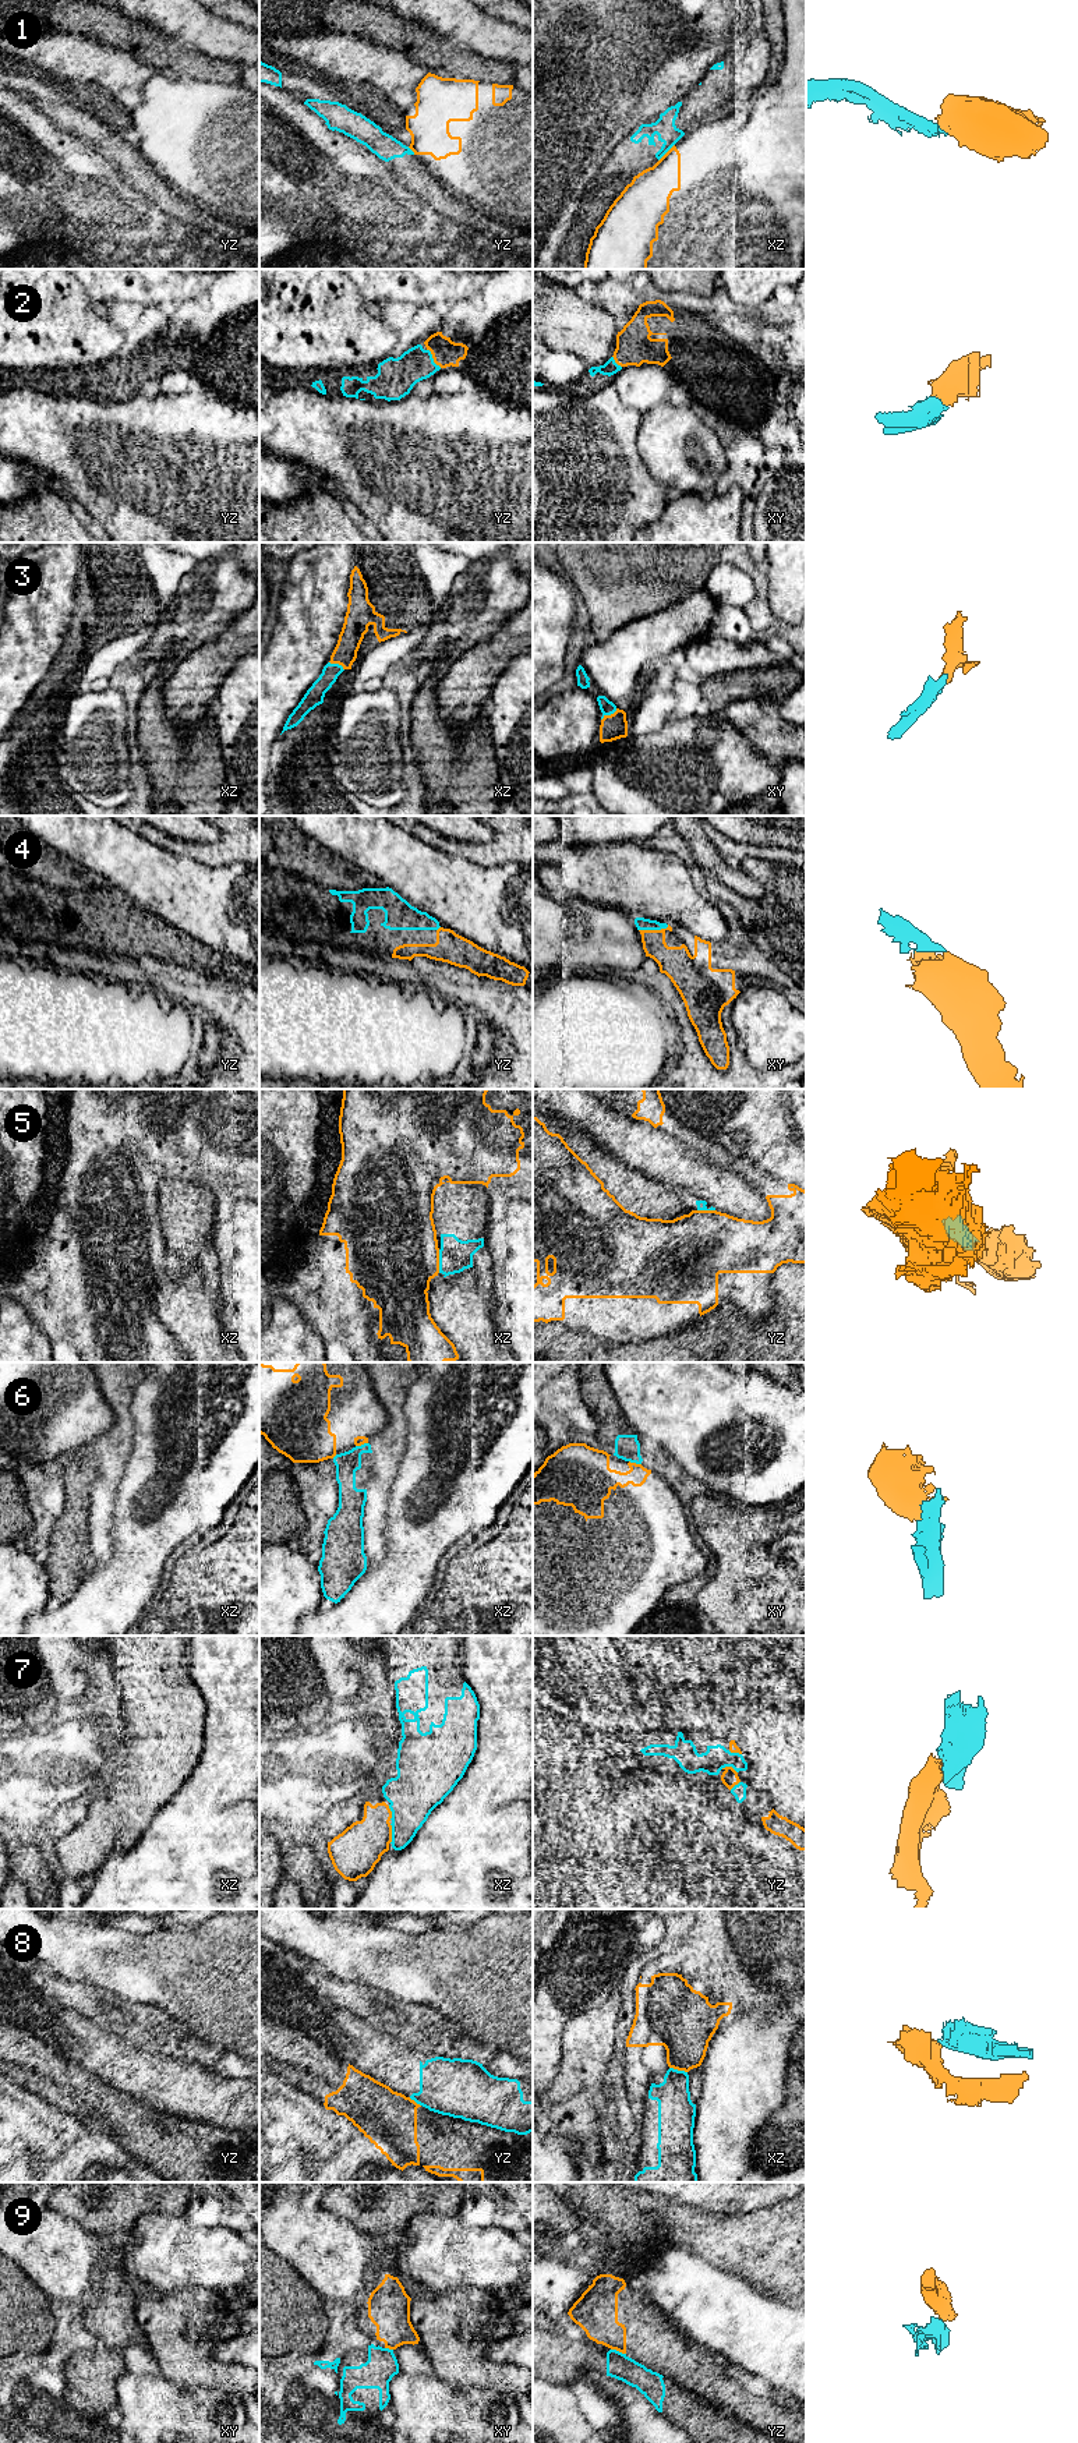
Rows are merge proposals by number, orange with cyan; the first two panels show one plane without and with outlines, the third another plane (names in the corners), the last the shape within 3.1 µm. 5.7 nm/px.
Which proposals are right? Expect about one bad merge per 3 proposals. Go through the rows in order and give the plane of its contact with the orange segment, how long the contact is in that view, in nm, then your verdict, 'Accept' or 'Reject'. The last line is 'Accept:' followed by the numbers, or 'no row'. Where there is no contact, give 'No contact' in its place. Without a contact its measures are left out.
1: Touches orange in xz. Shared border 140 nm. Reject
2: Touches orange in yz. Shared border 140 nm. Accept
3: Touches orange in xy. Shared border 120 nm. Accept
4: Touches orange in xy. Shared border 180 nm. Accept
5: Touches orange in xz. Shared border 140 nm. Accept
6: Touches orange in xy. Shared border 80 nm. Reject
7: Touches orange in xz. Shared border 110 nm. Accept
8: Touches orange in xz. Shared border 110 nm. Reject
9: Touches orange in yz. Shared border 90 nm. Reject
Accept: 2, 3, 4, 5, 7

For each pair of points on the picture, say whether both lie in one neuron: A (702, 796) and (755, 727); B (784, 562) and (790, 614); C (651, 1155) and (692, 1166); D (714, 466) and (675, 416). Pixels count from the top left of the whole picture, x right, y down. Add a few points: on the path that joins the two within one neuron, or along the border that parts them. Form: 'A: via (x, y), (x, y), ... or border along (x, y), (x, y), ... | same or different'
A: border along (724, 714), (769, 762) | different
B: via (790, 575), (790, 601) | same
C: via (661, 1156), (677, 1166), (682, 1166) | same
D: via (702, 453), (677, 428) | same

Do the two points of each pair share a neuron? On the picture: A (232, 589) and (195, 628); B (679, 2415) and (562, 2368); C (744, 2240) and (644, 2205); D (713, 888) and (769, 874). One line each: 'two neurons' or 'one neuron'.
A: one neuron
B: one neuron
C: one neuron
D: one neuron

